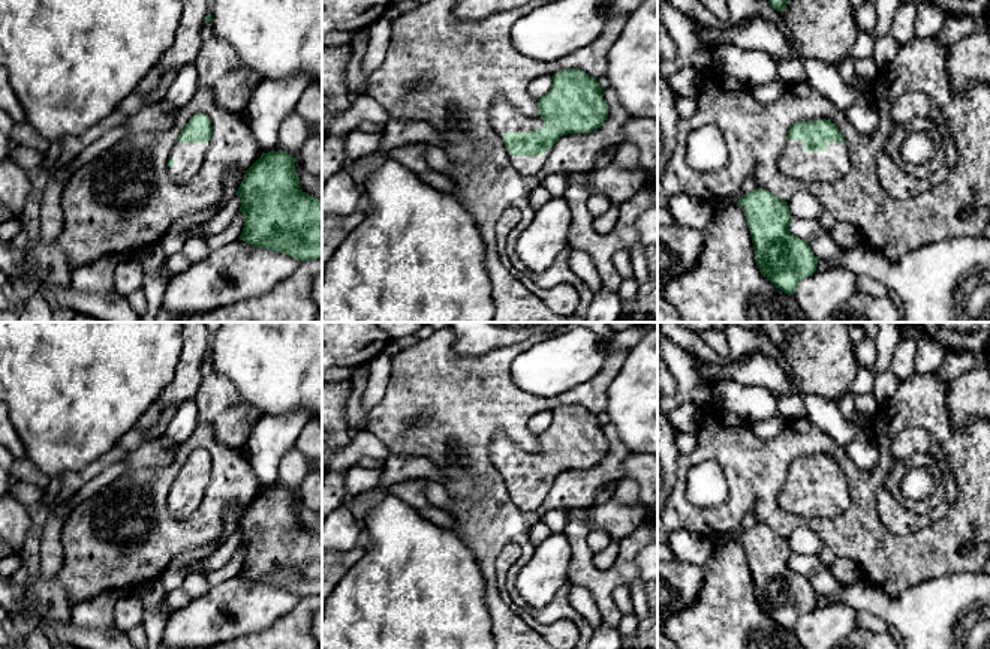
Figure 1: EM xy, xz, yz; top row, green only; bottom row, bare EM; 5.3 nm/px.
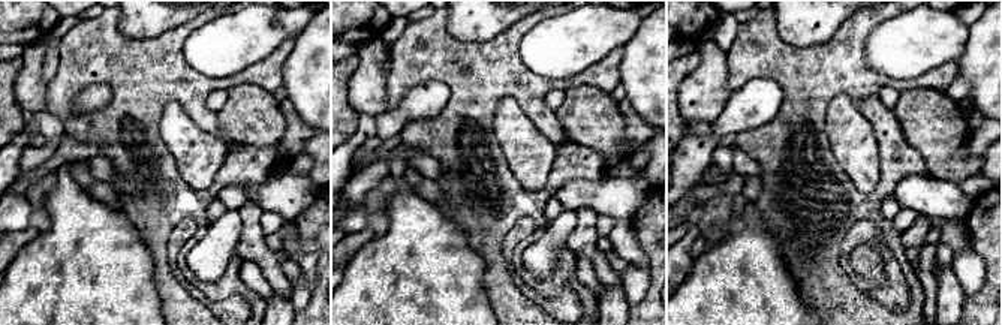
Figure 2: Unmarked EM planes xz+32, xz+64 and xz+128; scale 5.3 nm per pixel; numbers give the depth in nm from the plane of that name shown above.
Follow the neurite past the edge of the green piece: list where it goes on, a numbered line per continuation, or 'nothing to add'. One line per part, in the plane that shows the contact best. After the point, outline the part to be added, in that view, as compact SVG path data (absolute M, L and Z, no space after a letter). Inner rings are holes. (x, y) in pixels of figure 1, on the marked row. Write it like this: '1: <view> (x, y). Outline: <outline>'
1: yz (809, 167). Outline: M786 139L780 156L780 172L806 184L831 183L848 169L845 142L828 142L825 151L804 151L801 139Z

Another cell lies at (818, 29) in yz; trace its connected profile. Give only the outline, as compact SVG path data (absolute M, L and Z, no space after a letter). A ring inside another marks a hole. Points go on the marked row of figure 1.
M786 0L783 10L777 12L789 34L788 45L797 58L818 58L830 64L839 64L852 48L858 28L849 0Z

